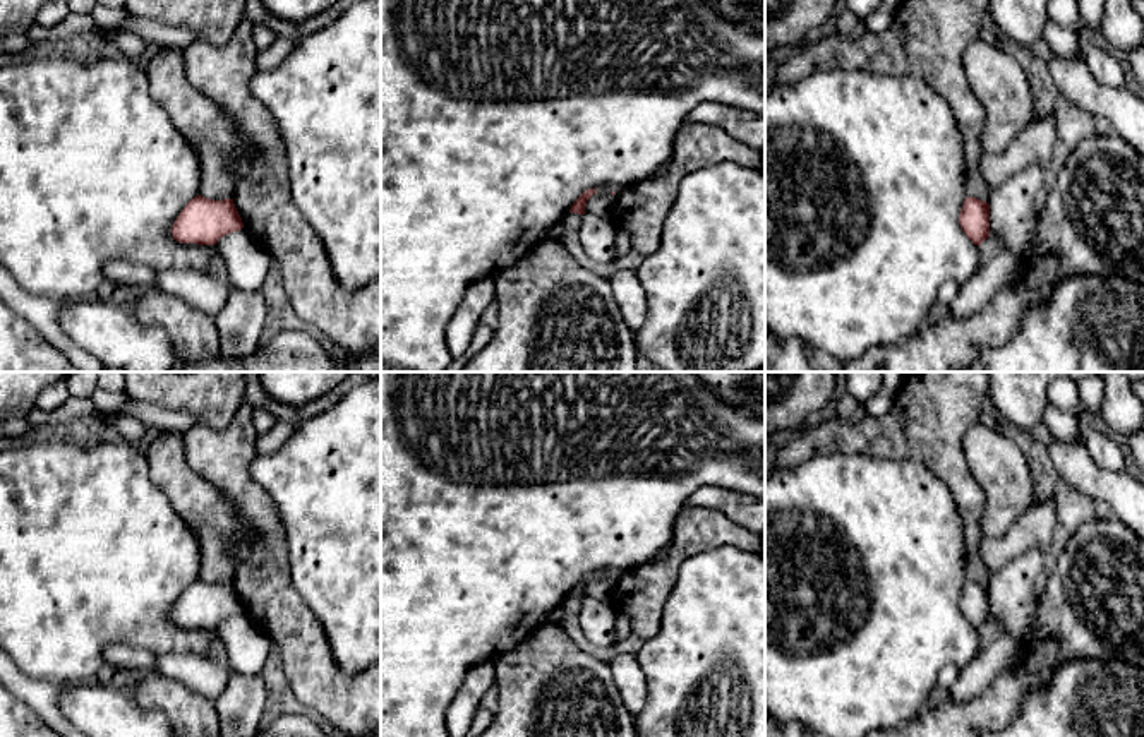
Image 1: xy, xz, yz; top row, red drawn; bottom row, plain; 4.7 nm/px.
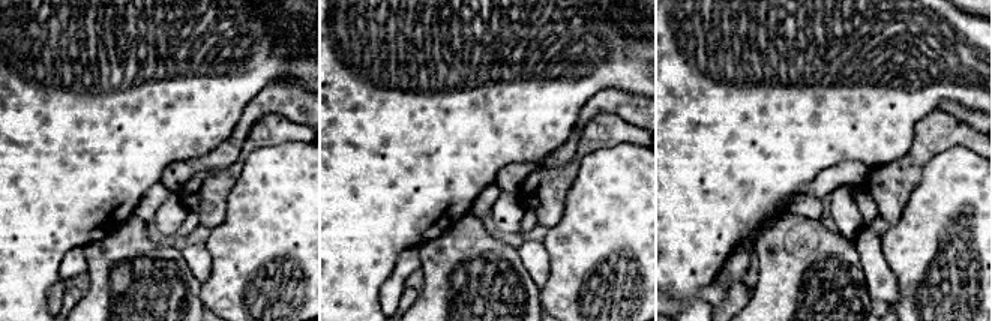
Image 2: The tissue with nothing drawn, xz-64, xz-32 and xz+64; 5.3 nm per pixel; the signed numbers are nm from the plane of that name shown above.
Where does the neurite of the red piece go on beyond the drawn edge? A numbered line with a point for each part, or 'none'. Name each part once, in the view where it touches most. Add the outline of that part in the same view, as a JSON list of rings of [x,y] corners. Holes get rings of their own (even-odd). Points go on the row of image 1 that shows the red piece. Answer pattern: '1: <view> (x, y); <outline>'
none

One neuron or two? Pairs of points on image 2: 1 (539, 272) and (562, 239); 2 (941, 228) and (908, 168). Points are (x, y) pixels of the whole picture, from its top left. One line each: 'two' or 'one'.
1: two
2: two

